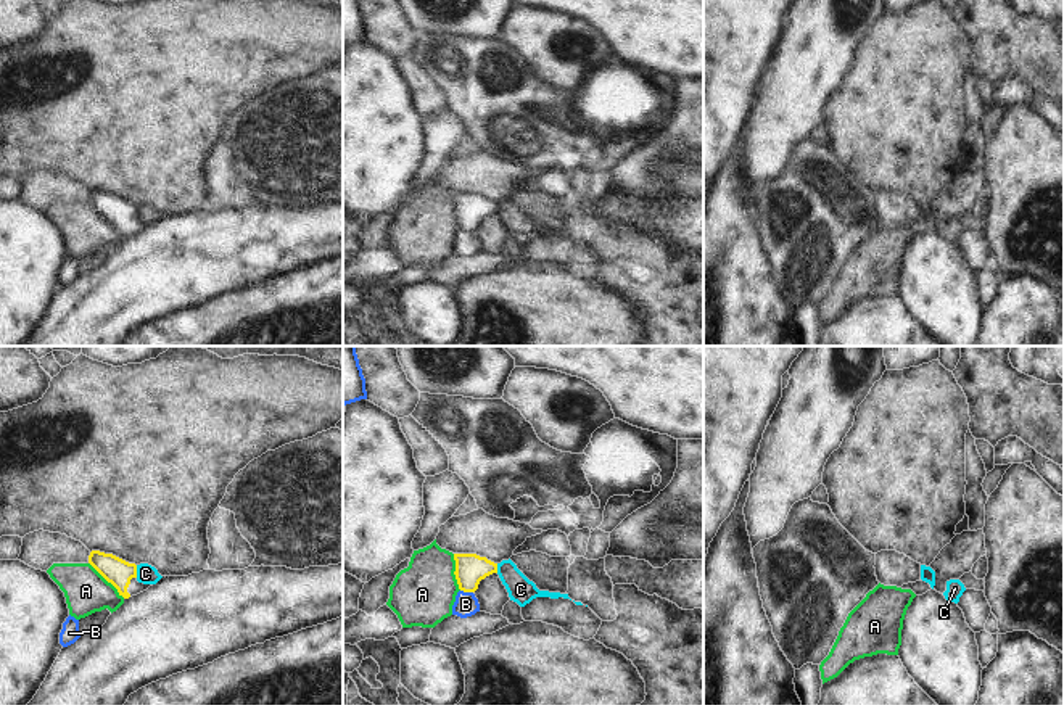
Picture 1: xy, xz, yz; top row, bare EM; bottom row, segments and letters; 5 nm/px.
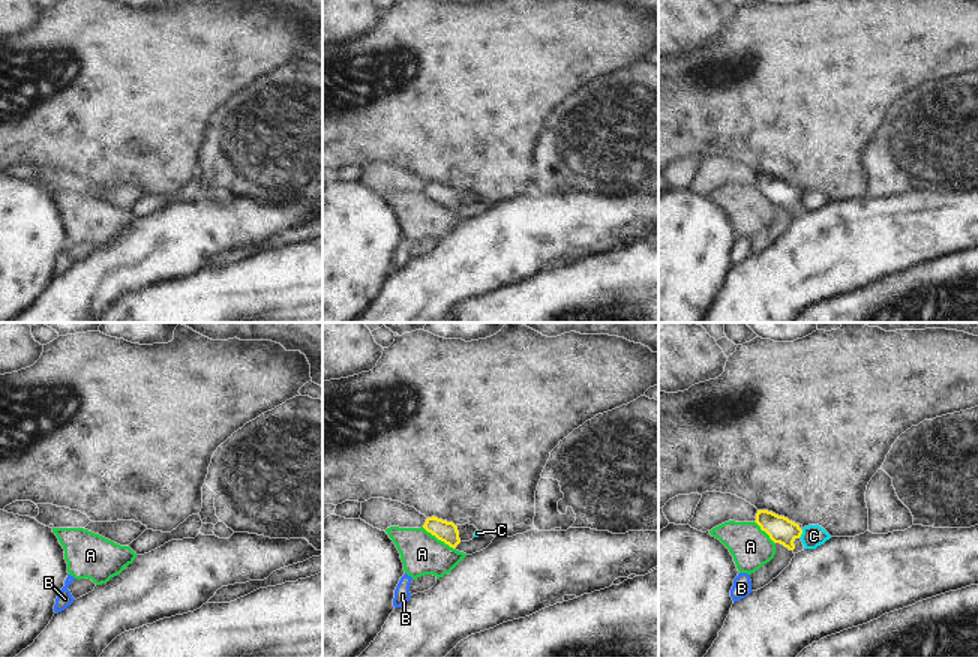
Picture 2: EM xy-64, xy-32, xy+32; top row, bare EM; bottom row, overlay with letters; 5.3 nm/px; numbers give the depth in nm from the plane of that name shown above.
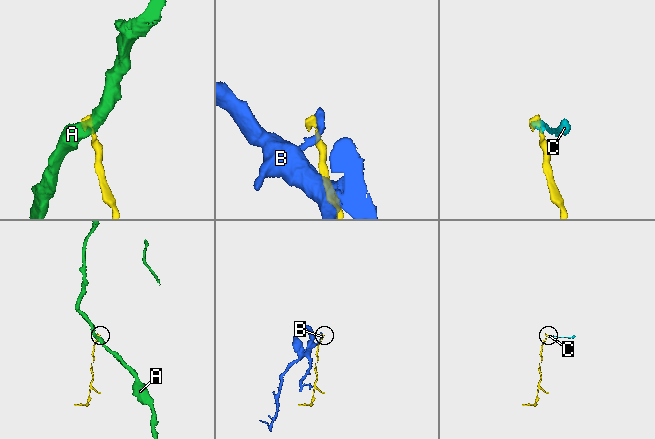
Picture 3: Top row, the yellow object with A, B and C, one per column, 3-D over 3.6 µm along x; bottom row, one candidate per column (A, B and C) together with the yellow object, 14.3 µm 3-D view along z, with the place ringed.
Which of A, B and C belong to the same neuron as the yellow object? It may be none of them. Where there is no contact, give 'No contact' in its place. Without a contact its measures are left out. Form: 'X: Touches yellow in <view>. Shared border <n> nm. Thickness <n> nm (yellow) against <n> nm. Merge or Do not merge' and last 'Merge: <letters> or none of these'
A: Touches yellow in xy. Shared border 260 nm. Thickness 140 nm (yellow) against 220 nm. Do not merge
B: Touches yellow in xz. Shared border 70 nm. Thickness 160 nm (yellow) against 120 nm. Do not merge
C: Touches yellow in xy. Shared border 60 nm. Thickness 140 nm (yellow) against 100 nm. Do not merge
Merge: none of these.

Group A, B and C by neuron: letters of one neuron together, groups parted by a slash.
A / B C

